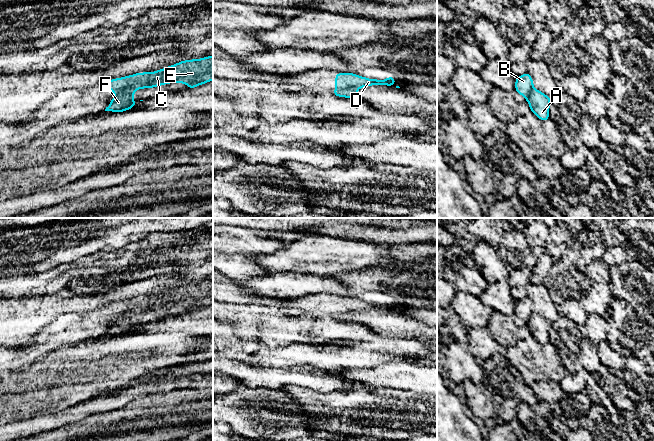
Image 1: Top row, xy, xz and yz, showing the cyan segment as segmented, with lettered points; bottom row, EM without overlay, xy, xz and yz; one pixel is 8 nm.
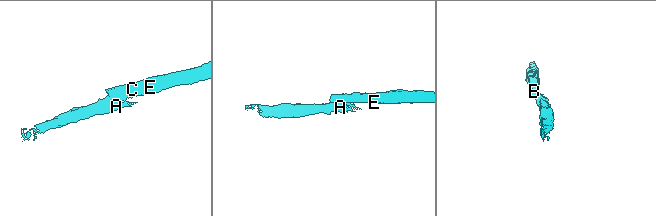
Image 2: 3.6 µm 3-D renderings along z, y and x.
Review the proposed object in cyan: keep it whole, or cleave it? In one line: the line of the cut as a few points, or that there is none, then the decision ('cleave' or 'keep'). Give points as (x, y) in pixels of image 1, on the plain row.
cut xz (358, 311), (336, 314); cleave

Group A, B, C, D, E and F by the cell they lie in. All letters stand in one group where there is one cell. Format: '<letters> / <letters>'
A F / B C D E

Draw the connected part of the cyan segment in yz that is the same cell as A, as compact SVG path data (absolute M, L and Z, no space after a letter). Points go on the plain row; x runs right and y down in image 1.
M533 312L531 318L526 323L532 335L541 345L547 345L549 340L549 329L552 327L549 320Z

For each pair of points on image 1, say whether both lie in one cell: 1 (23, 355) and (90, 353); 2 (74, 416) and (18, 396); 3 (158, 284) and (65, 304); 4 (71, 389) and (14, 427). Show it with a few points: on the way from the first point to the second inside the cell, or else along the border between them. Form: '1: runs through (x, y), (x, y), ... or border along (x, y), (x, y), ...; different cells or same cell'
1: border along (41, 359), (26, 367), (19, 368); different cells
2: border along (58, 410), (55, 412); different cells
3: runs through (135, 289), (88, 302); same cell
4: border along (49, 413), (16, 419), (10, 422); different cells

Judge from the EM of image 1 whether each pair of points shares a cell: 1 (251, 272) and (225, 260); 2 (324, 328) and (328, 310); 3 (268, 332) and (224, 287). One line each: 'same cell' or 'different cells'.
1: same cell
2: different cells
3: different cells

